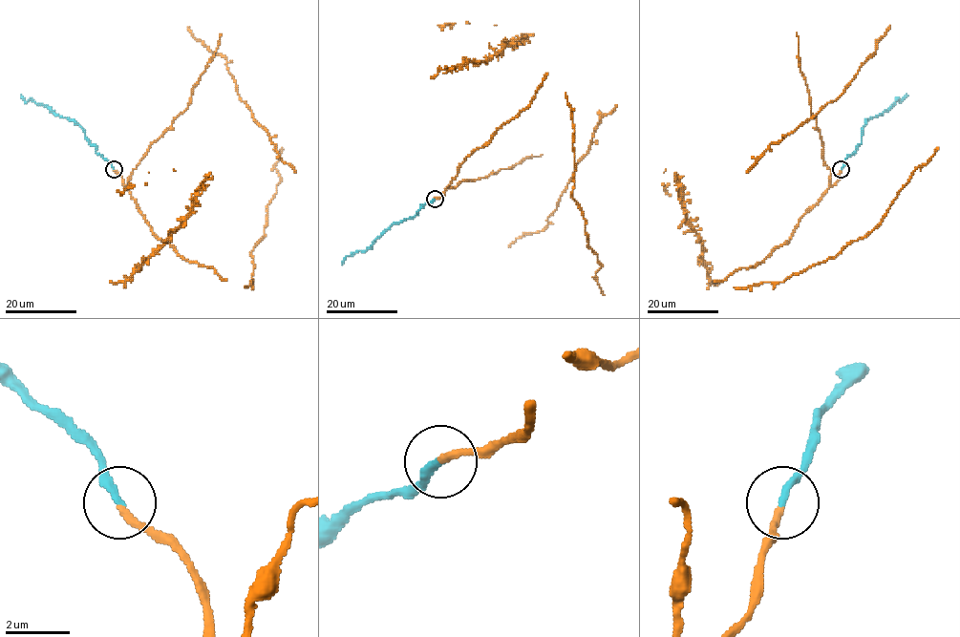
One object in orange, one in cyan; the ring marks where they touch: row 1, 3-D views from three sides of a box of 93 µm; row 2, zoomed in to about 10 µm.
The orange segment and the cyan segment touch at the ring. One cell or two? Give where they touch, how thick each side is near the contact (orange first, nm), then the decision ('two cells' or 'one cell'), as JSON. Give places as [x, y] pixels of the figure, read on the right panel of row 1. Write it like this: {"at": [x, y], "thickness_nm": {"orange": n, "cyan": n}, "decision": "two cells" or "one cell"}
{"at": [841, 169], "thickness_nm": {"orange": 240, "cyan": 240}, "decision": "one cell"}

